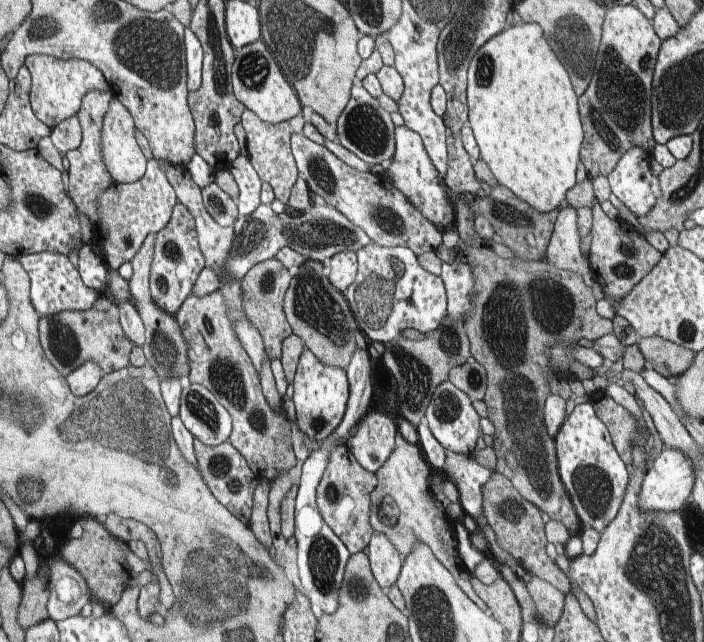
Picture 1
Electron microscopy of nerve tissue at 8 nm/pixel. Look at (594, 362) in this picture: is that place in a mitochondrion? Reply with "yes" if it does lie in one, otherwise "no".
no

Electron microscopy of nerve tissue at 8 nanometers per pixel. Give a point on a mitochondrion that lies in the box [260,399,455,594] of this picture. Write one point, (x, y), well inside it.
(386, 510)

